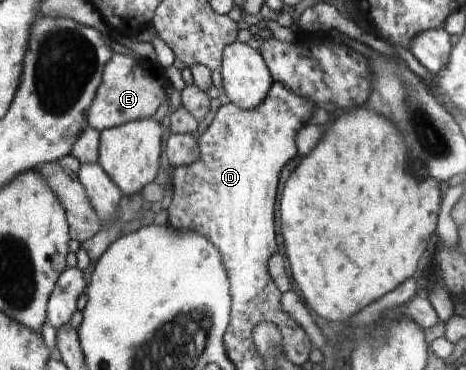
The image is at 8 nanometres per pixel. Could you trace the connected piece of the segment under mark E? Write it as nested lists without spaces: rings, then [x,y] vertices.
[[[115,53],[104,66],[101,84],[88,110],[88,126],[101,132],[129,121],[149,118],[167,99],[168,87],[165,70],[159,63],[149,59],[136,61],[131,55]]]

